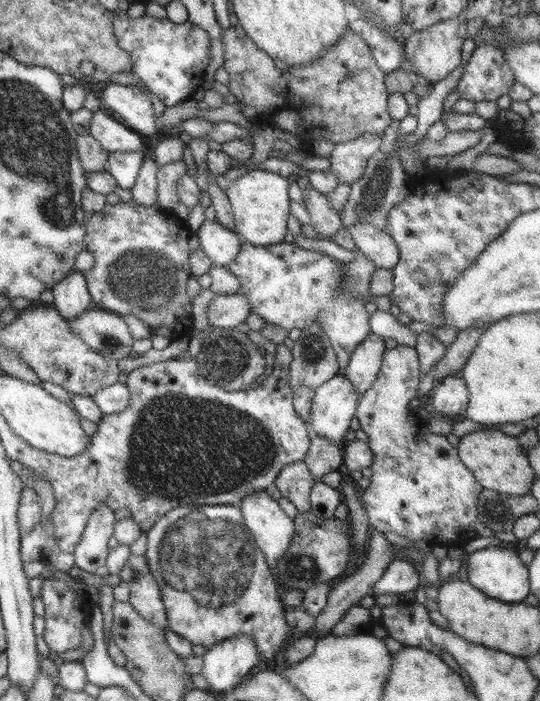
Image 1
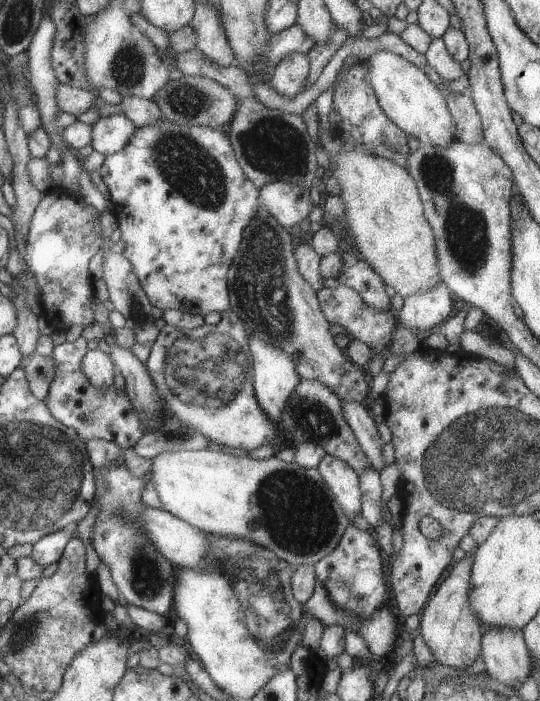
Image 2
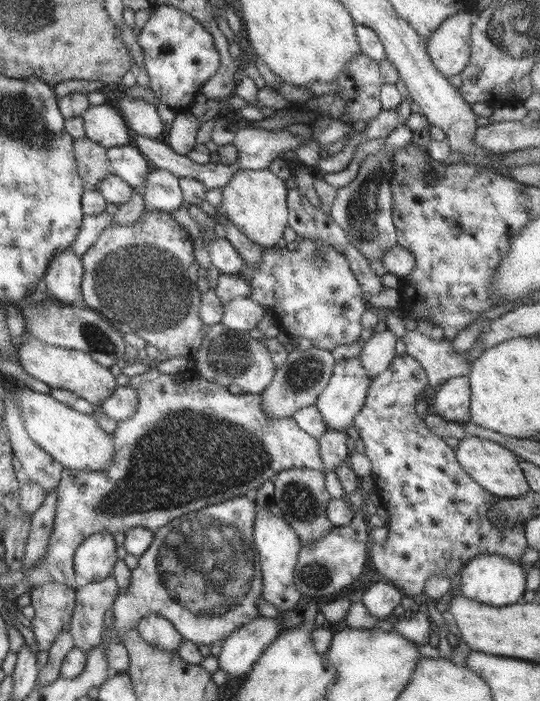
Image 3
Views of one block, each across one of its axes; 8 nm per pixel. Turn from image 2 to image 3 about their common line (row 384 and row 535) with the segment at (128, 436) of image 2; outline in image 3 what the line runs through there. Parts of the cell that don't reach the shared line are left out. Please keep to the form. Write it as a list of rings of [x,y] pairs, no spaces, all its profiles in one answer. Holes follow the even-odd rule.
[[[151,369],[144,374],[134,375],[130,378],[130,388],[134,388],[138,394],[138,407],[132,419],[122,421],[117,424],[117,430],[112,434],[112,442],[116,455],[111,462],[111,465],[104,470],[74,470],[65,468],[61,472],[61,481],[55,488],[58,493],[58,503],[56,506],[54,530],[50,535],[47,551],[43,561],[36,563],[33,569],[25,572],[24,579],[30,584],[29,593],[32,589],[42,586],[47,582],[57,582],[58,584],[65,584],[70,588],[76,589],[76,573],[74,566],[74,557],[77,548],[85,541],[85,538],[92,536],[98,532],[109,532],[116,534],[116,532],[126,532],[132,527],[143,526],[148,530],[156,532],[168,523],[187,516],[189,513],[196,513],[202,508],[211,505],[217,505],[220,502],[225,502],[230,498],[237,496],[248,496],[250,500],[256,500],[256,490],[266,482],[266,480],[274,481],[279,472],[282,470],[290,470],[291,468],[311,468],[312,470],[319,470],[325,472],[325,466],[322,462],[320,448],[318,446],[318,439],[310,436],[310,434],[301,430],[296,424],[293,417],[290,418],[270,418],[264,411],[262,411],[262,397],[260,394],[232,394],[227,387],[220,384],[205,380],[201,378],[195,371],[186,370],[177,374],[161,374],[158,370]]]

